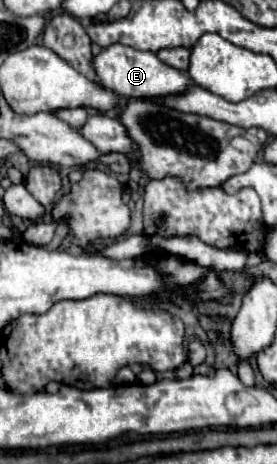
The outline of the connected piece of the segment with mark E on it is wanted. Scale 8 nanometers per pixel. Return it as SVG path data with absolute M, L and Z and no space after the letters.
M114 43L112 47L102 49L92 59L92 67L98 75L98 81L106 89L116 91L118 95L124 95L124 97L164 97L170 93L182 93L184 89L192 85L192 79L186 73L162 63L154 53L138 51L134 47L120 45L120 43Z

